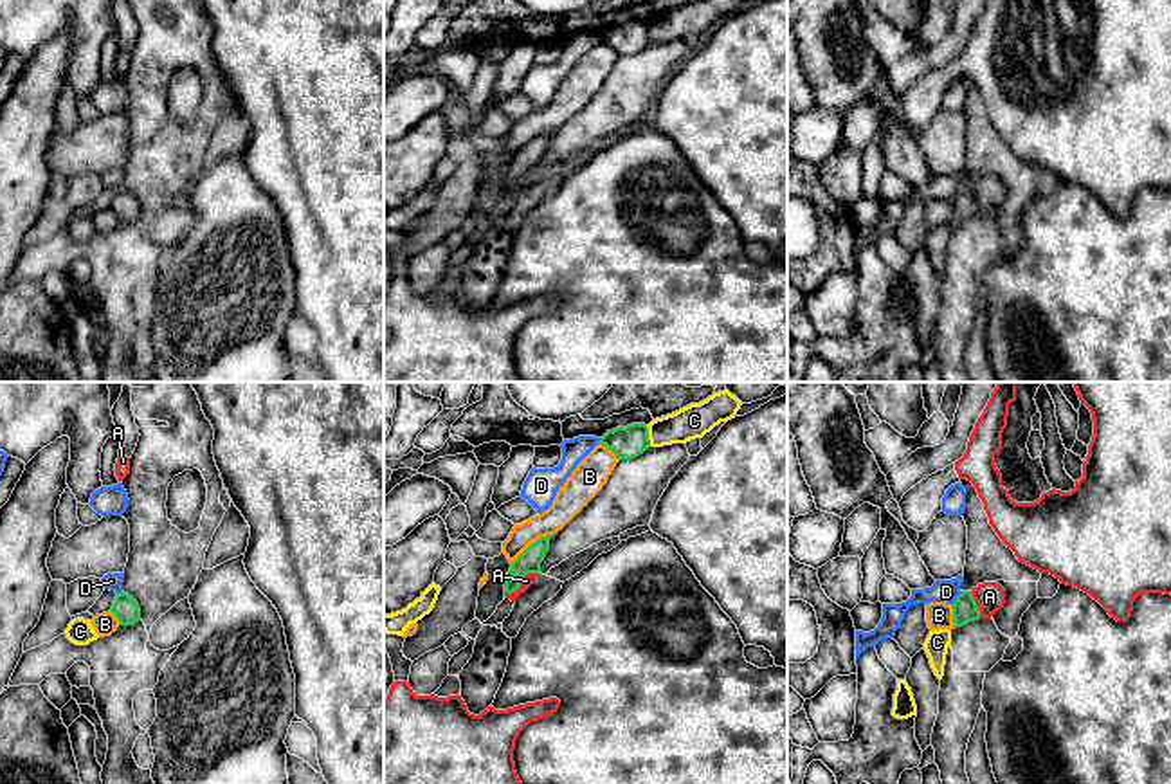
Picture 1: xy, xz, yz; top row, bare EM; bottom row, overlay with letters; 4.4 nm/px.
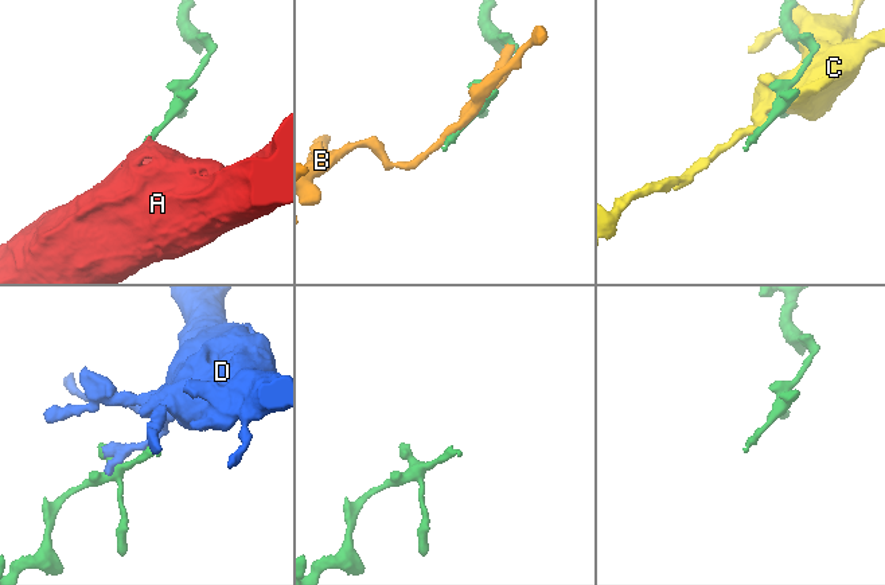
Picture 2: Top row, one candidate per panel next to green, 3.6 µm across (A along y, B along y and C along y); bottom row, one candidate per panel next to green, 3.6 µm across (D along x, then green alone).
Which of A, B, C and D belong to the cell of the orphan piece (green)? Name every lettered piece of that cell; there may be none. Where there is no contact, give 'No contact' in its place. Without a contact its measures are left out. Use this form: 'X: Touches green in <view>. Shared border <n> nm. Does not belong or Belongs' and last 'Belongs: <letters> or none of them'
A: Touches green in xz. Shared border 180 nm. Belongs
B: Touches green in xz. Shared border 240 nm. Does not belong
C: Touches green in xz. Shared border 100 nm. Does not belong
D: Touches green in yz. Shared border 80 nm. Does not belong
Belongs: A

